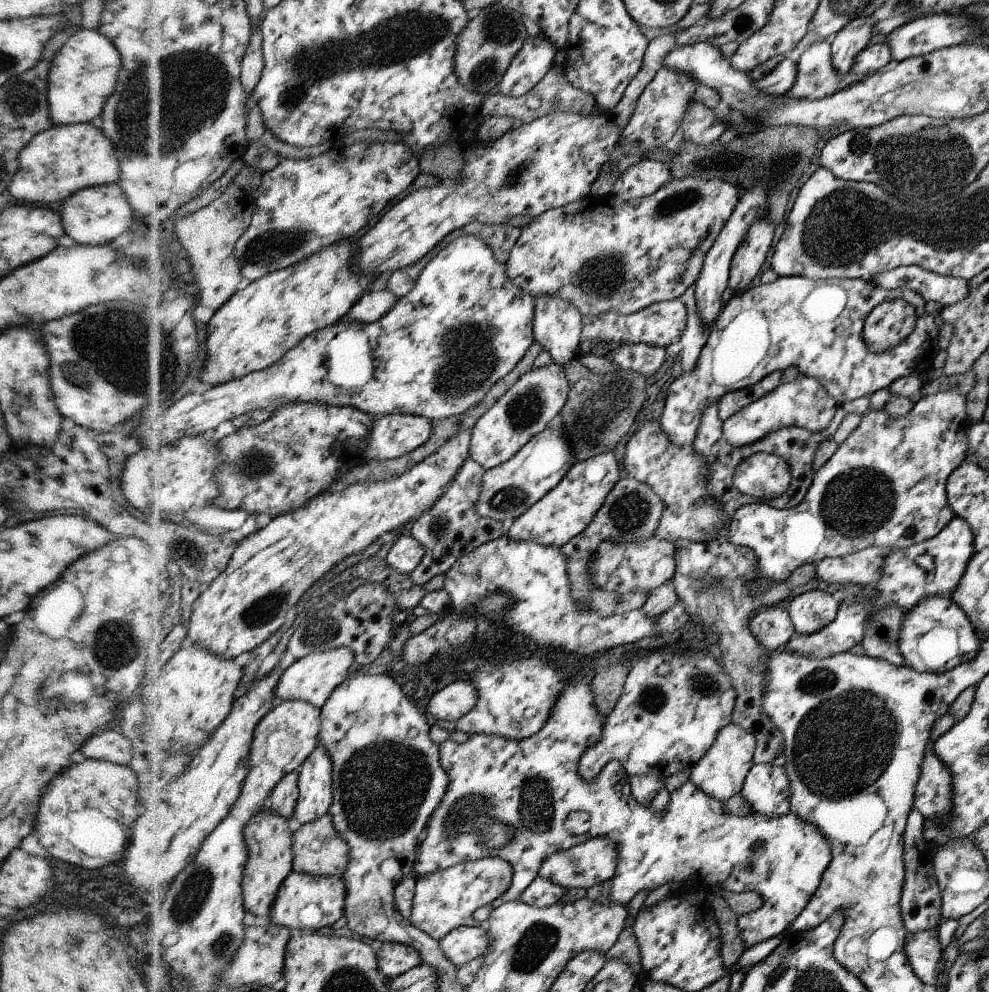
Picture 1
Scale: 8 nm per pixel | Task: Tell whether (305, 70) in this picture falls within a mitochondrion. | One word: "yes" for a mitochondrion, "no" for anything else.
yes

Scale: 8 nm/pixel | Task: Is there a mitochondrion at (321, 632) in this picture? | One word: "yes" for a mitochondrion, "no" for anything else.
yes

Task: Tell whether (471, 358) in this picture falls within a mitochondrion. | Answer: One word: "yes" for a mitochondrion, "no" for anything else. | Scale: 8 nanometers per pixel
yes

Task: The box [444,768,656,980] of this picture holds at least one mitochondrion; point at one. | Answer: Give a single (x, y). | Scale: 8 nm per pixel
(539, 939)

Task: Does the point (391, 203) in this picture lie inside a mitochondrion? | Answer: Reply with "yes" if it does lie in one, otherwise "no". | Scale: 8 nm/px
no

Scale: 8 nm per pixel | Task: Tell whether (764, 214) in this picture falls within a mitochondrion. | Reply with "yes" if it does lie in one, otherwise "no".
no

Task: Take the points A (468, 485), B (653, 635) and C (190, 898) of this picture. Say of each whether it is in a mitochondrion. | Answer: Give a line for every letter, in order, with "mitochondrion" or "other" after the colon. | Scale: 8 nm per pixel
A: mitochondrion
B: other
C: mitochondrion

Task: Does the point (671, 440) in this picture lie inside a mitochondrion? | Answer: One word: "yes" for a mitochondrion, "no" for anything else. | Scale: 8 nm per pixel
no

